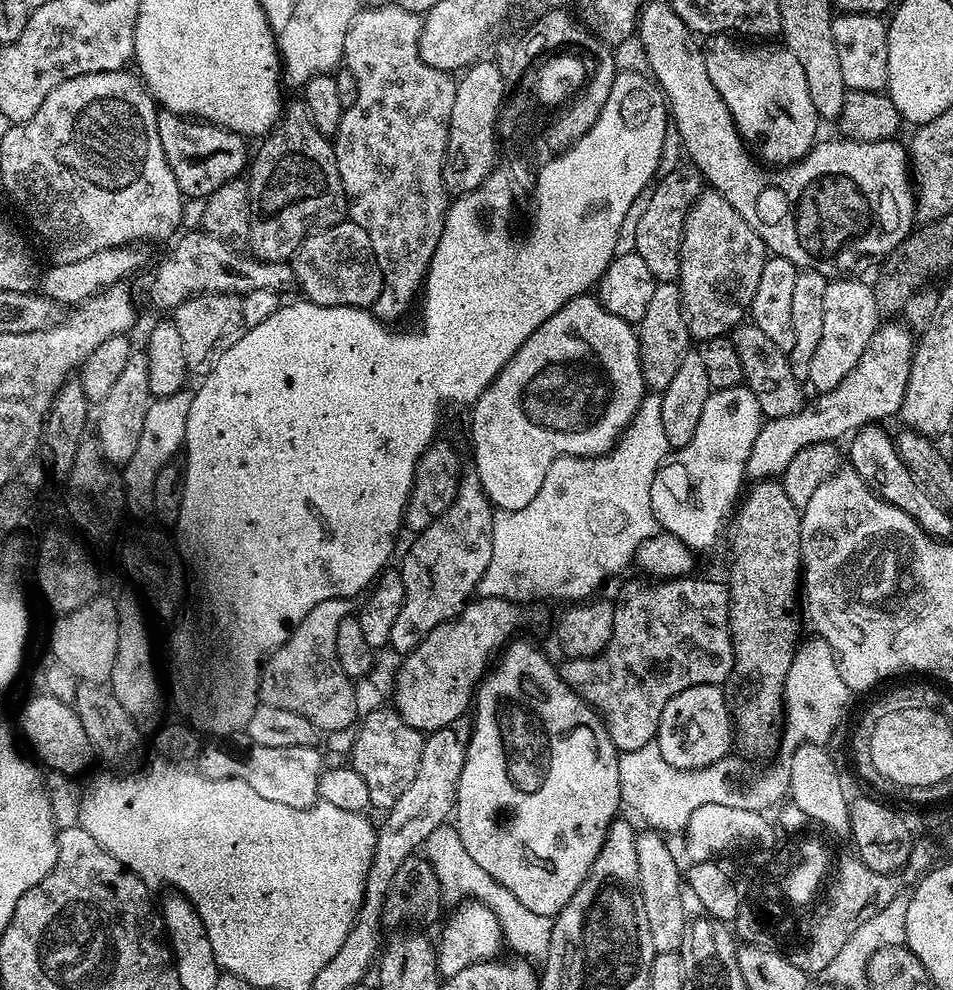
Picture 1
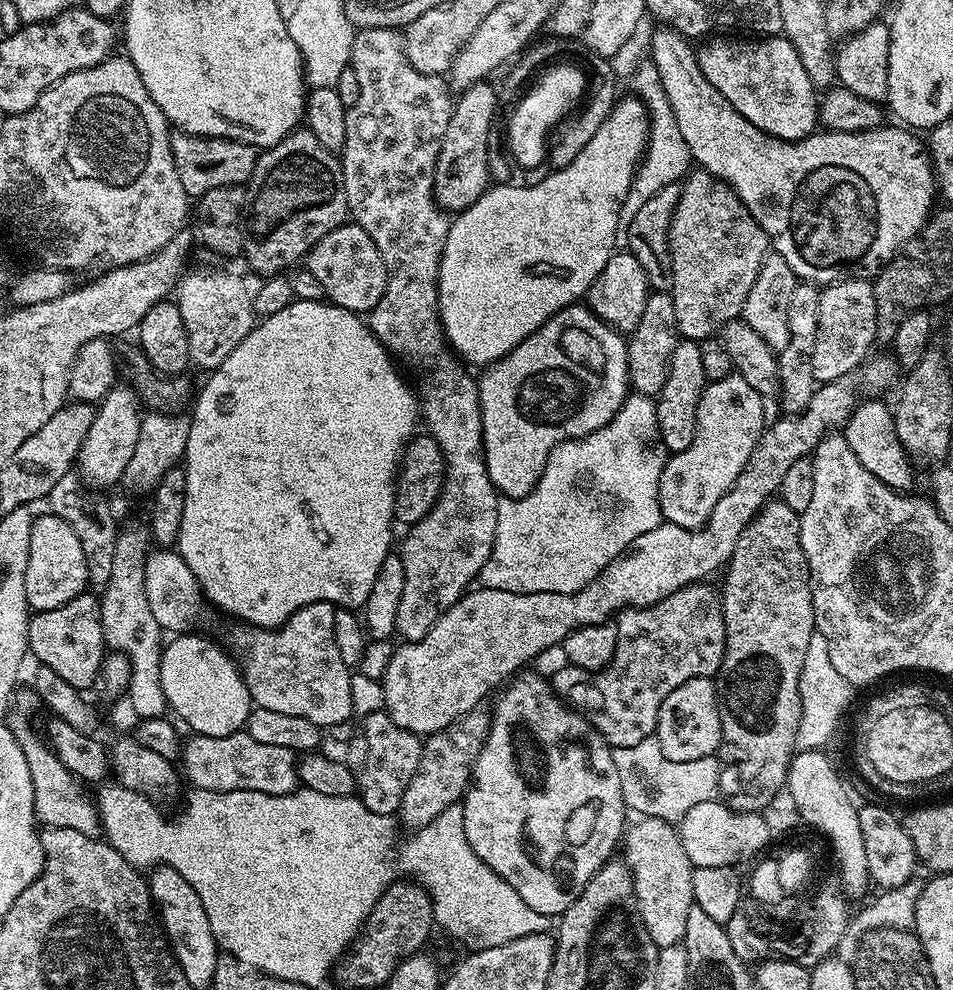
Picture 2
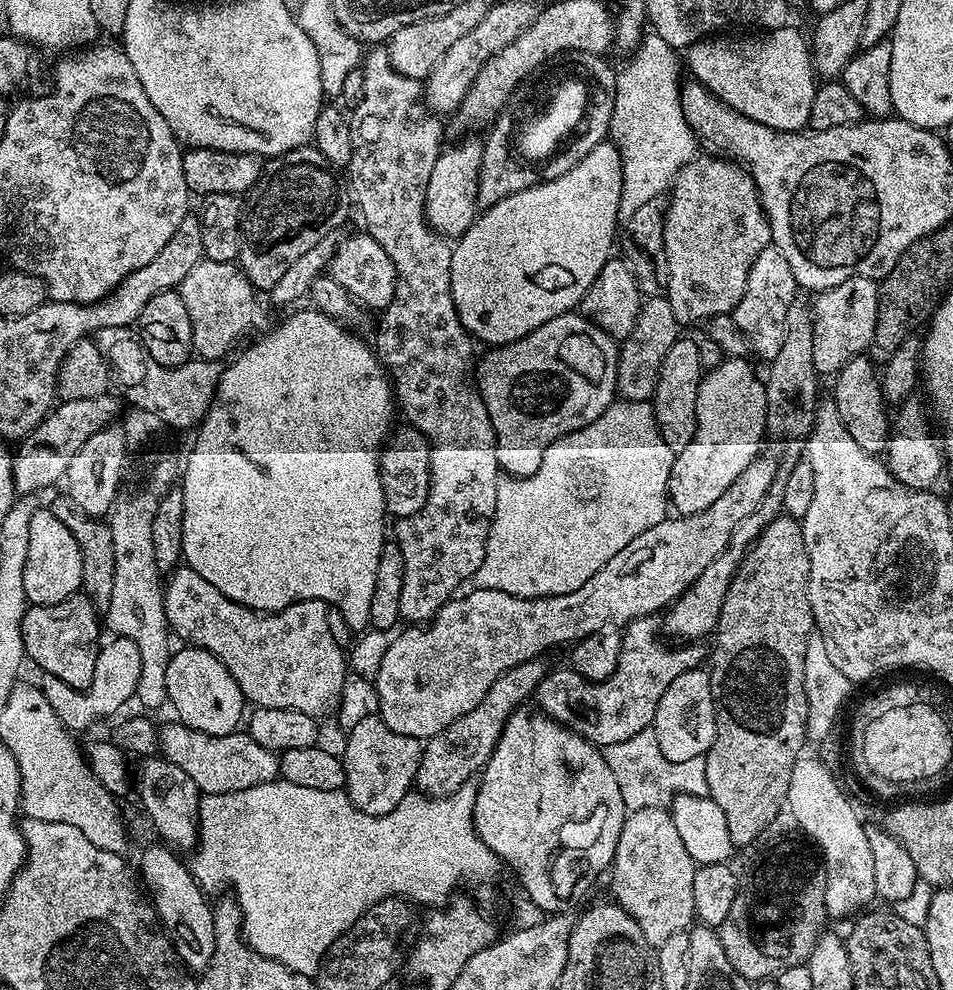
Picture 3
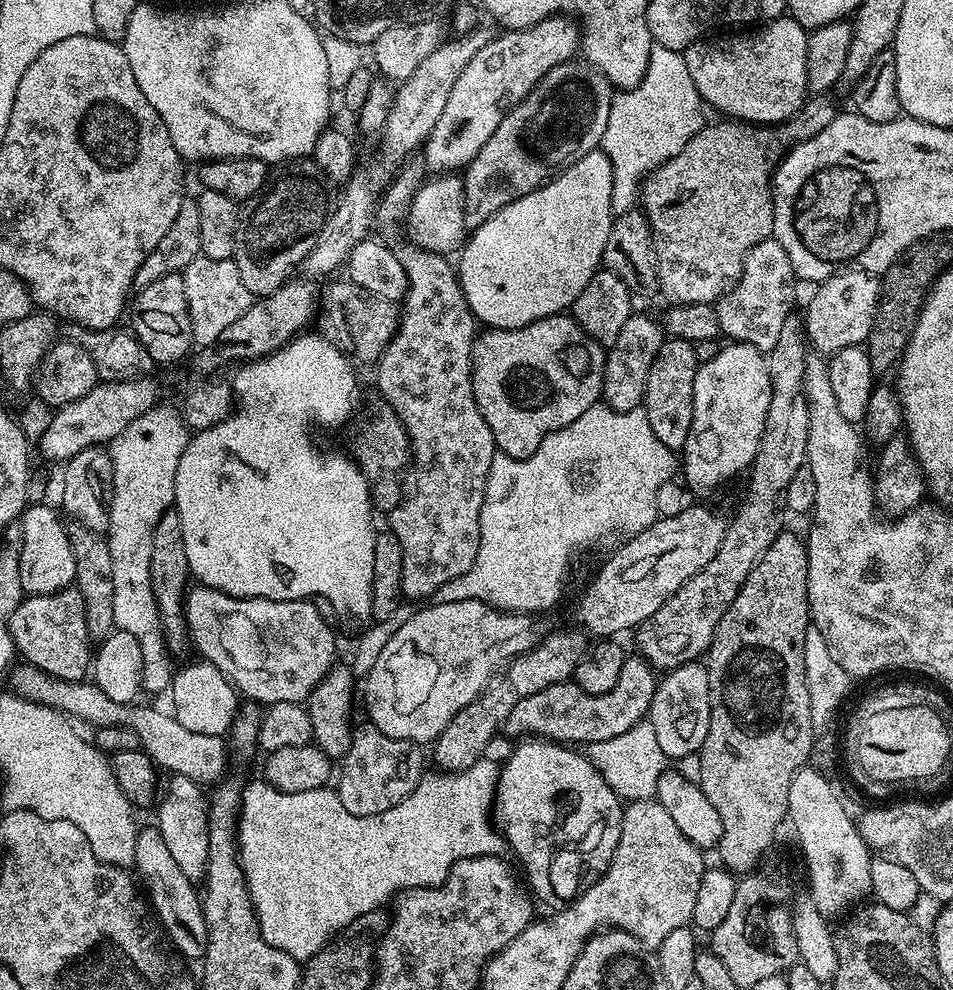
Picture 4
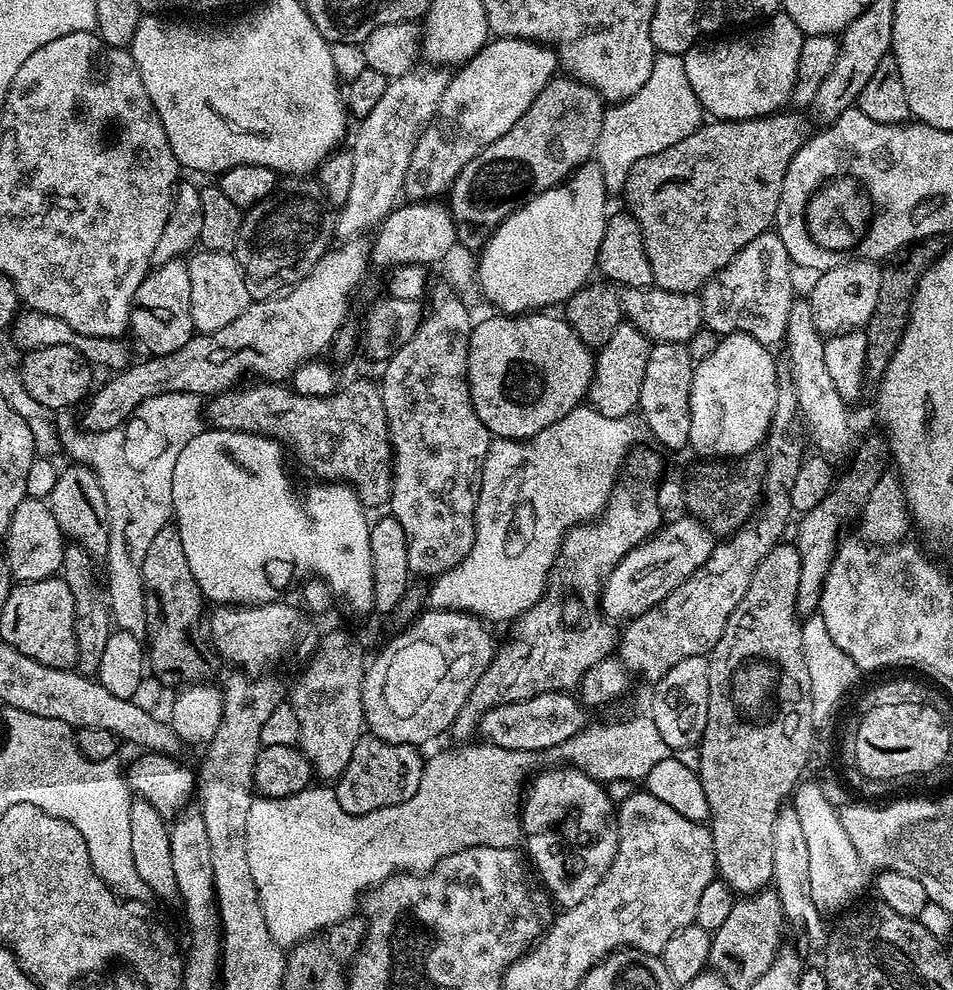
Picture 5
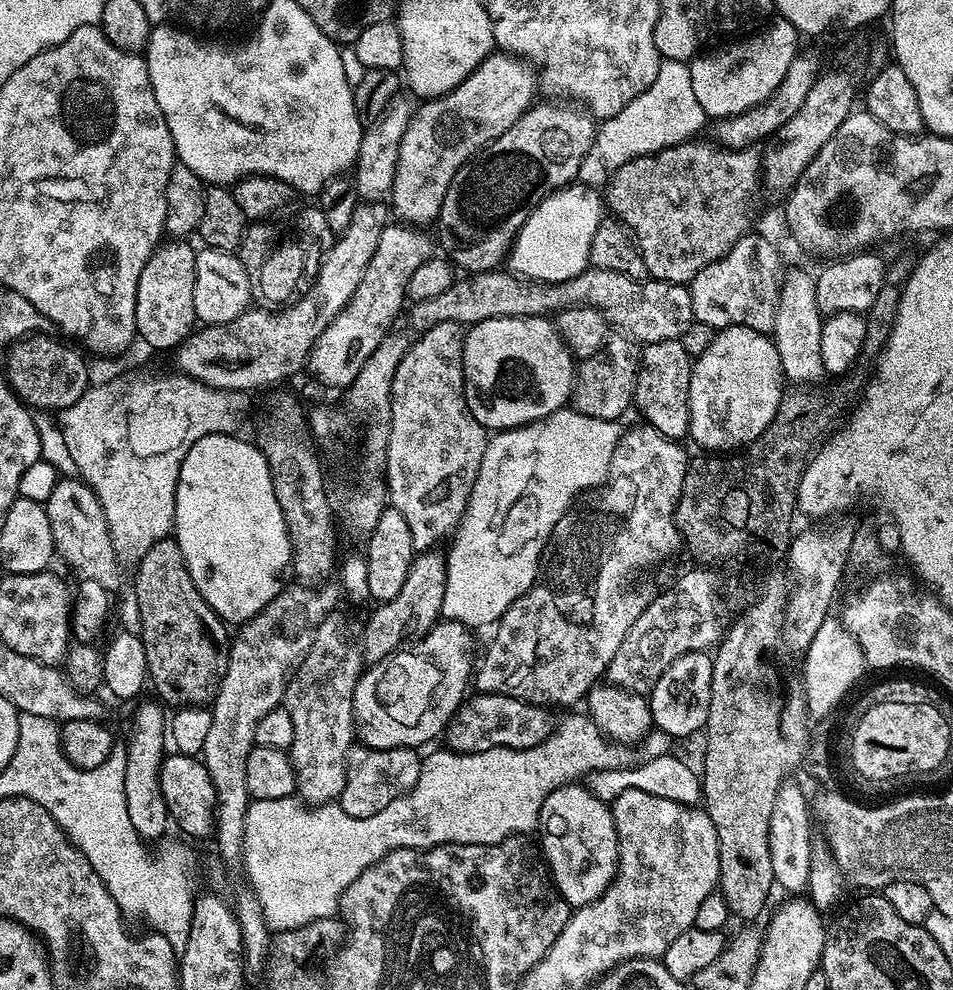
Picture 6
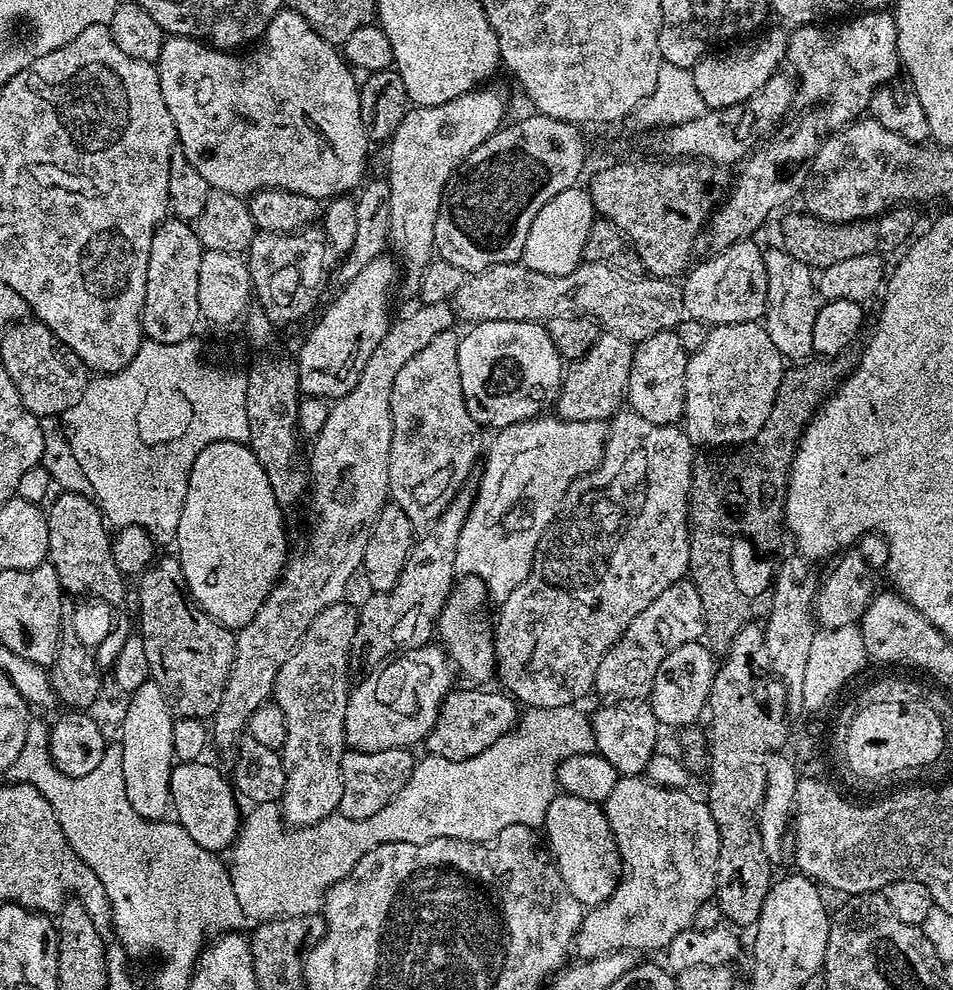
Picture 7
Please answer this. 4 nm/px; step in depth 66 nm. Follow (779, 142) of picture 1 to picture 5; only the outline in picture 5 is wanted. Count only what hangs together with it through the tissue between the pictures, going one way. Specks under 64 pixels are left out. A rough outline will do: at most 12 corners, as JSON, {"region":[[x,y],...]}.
{"region":[[777,14],[683,54],[701,109],[753,120],[791,101],[805,35]]}

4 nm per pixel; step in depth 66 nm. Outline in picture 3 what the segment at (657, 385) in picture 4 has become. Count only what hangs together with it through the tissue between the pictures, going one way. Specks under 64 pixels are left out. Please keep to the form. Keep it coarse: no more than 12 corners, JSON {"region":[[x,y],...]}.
{"region":[[697,341],[662,358],[650,401],[674,453],[696,436],[702,369]]}

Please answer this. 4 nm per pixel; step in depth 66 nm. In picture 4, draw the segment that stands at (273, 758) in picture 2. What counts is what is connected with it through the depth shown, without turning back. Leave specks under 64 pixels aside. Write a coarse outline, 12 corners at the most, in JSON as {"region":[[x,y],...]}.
{"region":[[27,662],[10,688],[96,728],[134,730],[157,769],[201,786],[225,779],[225,737],[114,702],[95,682]]}

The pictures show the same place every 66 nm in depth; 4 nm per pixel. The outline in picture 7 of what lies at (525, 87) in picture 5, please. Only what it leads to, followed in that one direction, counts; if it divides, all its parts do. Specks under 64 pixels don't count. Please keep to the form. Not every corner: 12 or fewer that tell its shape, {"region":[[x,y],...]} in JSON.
{"region":[[481,86],[387,141],[390,252],[419,293],[458,166],[505,123]]}

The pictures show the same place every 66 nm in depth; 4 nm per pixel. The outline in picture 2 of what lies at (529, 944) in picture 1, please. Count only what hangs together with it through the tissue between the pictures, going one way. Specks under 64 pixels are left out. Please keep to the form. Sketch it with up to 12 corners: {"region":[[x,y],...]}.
{"region":[[463,807],[413,831],[396,868],[437,929],[482,949],[548,932],[466,840]]}

